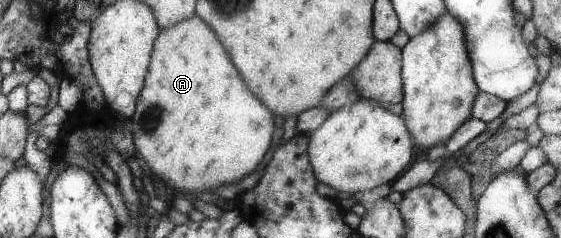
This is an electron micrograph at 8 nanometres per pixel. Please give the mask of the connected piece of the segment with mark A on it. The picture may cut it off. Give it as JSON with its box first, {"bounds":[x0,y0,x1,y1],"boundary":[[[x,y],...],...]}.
{"bounds":[129,16,271,193],"boundary":[[[191,16],[171,29],[159,30],[159,41],[154,43],[146,83],[143,84],[143,93],[139,94],[139,105],[135,105],[134,112],[135,117],[130,117],[129,122],[135,157],[147,172],[154,173],[153,176],[158,176],[163,184],[169,184],[181,193],[199,193],[239,181],[257,167],[263,153],[271,145],[271,113],[257,97],[249,93],[217,37],[199,17]]]}

